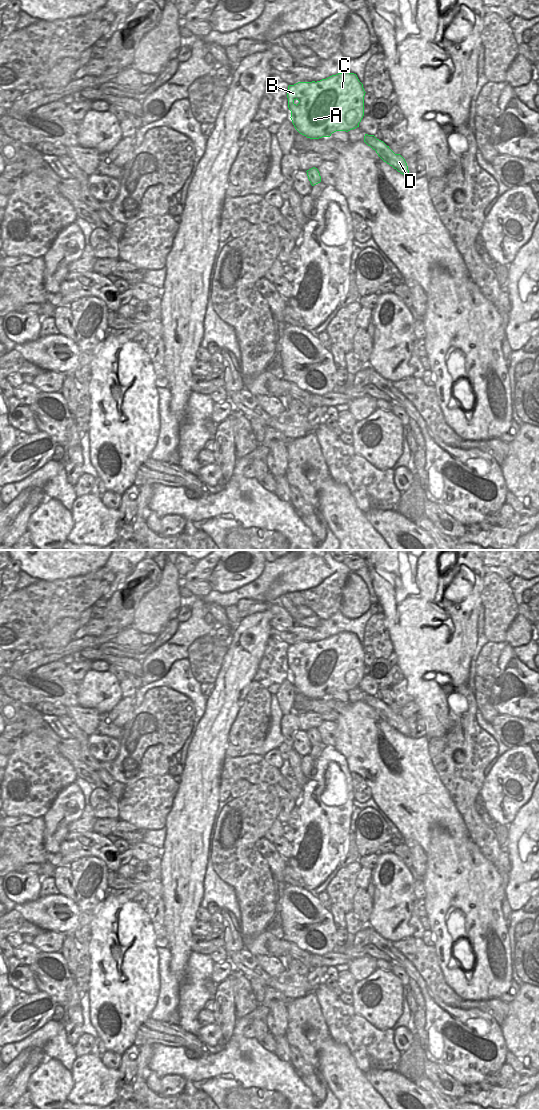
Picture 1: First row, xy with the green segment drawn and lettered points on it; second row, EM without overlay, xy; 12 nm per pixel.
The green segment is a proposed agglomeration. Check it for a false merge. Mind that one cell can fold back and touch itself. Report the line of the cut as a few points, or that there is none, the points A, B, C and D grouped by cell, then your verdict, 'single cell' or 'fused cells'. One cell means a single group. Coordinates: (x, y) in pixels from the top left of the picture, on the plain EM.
no cut | A B C D | single cell

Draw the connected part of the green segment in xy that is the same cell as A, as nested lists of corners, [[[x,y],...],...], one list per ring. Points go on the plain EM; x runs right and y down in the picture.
[[[347,631],[317,642],[298,642],[287,650],[290,678],[295,689],[310,699],[330,697],[336,691],[348,692],[359,687],[364,676],[365,653],[357,635]]]

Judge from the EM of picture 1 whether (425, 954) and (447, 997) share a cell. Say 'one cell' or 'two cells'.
one cell

